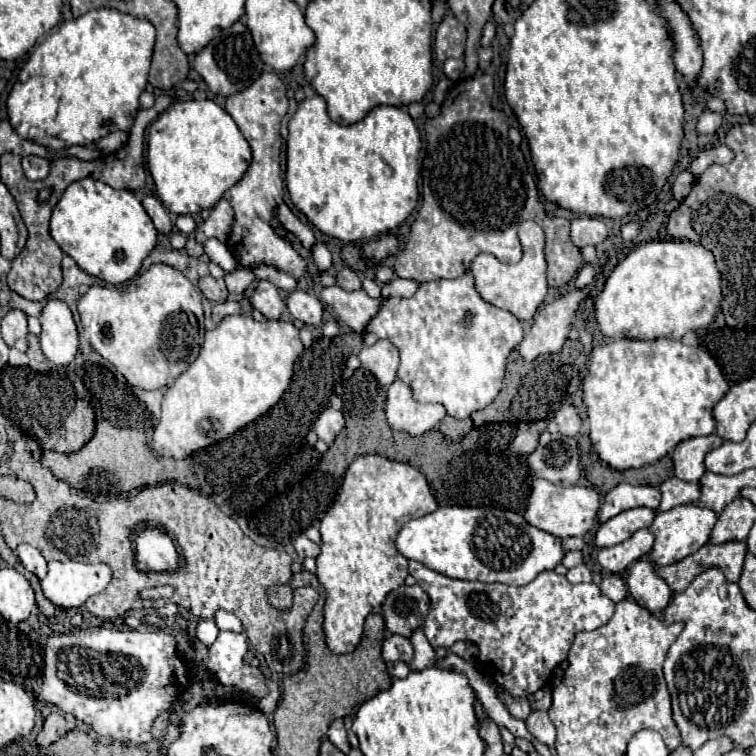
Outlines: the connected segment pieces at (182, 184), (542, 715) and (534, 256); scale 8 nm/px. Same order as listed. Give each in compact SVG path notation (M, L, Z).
M211 99L181 101L165 109L149 127L149 171L163 205L175 215L195 215L201 209L213 209L227 189L237 185L251 163L251 147L241 135L231 115Z
M531 711L531 715L525 719L525 723L527 723L529 733L537 741L545 743L547 747L553 747L553 743L555 743L555 725L551 723L547 711Z
M527 220L522 222L522 225L520 224L518 237L523 245L523 259L519 263L507 265L489 253L481 253L473 261L471 273L475 277L475 287L477 287L479 295L487 303L513 313L519 321L527 321L535 315L537 307L543 303L543 299L547 295L547 275L545 275L547 265L545 265L545 257L543 257L545 235L539 225L532 220Z

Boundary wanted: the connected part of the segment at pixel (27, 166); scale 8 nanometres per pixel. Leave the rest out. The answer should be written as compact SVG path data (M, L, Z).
M29 155L29 157L23 157L23 171L25 175L31 179L31 181L37 181L37 179L45 179L49 175L49 161L41 159L41 157L35 157L35 155Z

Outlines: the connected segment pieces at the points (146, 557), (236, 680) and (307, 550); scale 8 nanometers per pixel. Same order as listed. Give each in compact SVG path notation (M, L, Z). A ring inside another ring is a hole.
M141 529L133 535L135 565L141 571L175 571L179 551L163 529Z
M219 633L217 641L209 647L205 667L215 673L223 685L233 685L241 691L263 697L267 693L261 671L245 663L249 643L245 633Z
M299 535L299 537L293 541L293 545L295 545L295 551L297 551L297 555L299 555L301 559L305 559L305 557L317 557L317 555L321 553L319 545L313 543L313 541L309 541L309 539L303 537L303 535Z

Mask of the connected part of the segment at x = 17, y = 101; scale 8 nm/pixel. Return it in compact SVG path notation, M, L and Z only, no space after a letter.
M105 7L91 9L85 15L59 25L51 35L45 37L41 45L33 49L9 93L7 109L13 129L23 139L31 139L33 129L33 142L49 149L58 148L61 141L62 149L91 145L93 141L115 133L117 129L129 133L139 111L139 97L147 87L155 33L155 27L147 19Z

